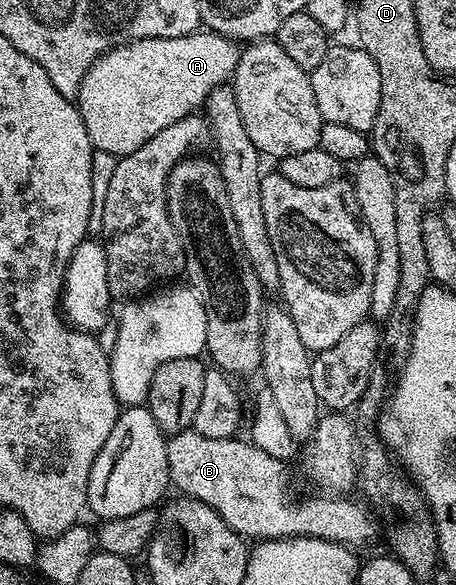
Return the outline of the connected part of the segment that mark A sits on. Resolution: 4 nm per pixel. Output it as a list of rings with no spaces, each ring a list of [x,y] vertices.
[[[197,30],[182,38],[135,40],[133,44],[119,44],[111,48],[98,57],[90,70],[86,70],[86,78],[82,78],[82,86],[74,101],[82,122],[86,122],[86,134],[90,134],[93,149],[114,154],[117,158],[129,156],[142,146],[142,142],[150,142],[158,130],[166,130],[166,126],[174,126],[174,122],[203,109],[204,101],[211,92],[227,85],[235,76],[240,54],[237,41],[207,30]]]

